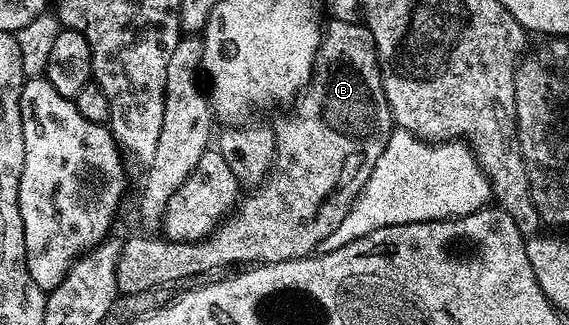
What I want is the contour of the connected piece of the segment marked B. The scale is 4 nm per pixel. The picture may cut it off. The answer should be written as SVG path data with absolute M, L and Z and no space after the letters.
M332 20L329 23L329 26L327 23L326 29L322 34L326 45L316 53L316 69L312 71L311 80L295 99L294 105L291 107L291 109L293 108L292 114L288 114L285 118L280 118L277 122L274 122L276 155L274 156L274 164L263 182L251 192L245 193L239 199L238 205L233 209L232 213L227 215L211 234L207 234L206 237L200 238L196 242L169 242L163 236L144 236L148 238L132 238L129 242L125 241L121 245L120 255L116 261L116 289L121 295L144 294L147 290L154 289L155 286L168 286L171 282L178 281L179 278L192 278L195 274L204 274L207 270L220 270L223 266L237 265L236 267L239 267L241 264L263 264L266 262L285 262L295 258L307 258L319 247L322 240L326 240L326 236L330 236L330 232L334 232L334 228L338 228L338 224L342 224L346 212L350 212L350 208L356 202L357 196L362 192L366 180L370 180L370 172L374 172L374 164L378 164L378 156L382 156L382 152L390 140L394 123L392 113L390 112L390 104L386 100L386 92L382 88L380 62L376 59L376 45L372 39L372 33L368 31L367 26L359 21L344 23Z

